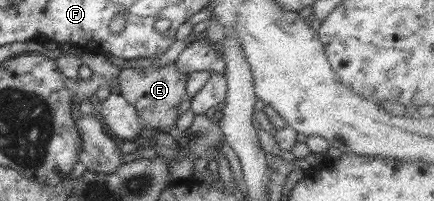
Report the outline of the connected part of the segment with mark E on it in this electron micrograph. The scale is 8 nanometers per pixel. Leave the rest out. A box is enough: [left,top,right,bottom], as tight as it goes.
[116,64,188,133]

